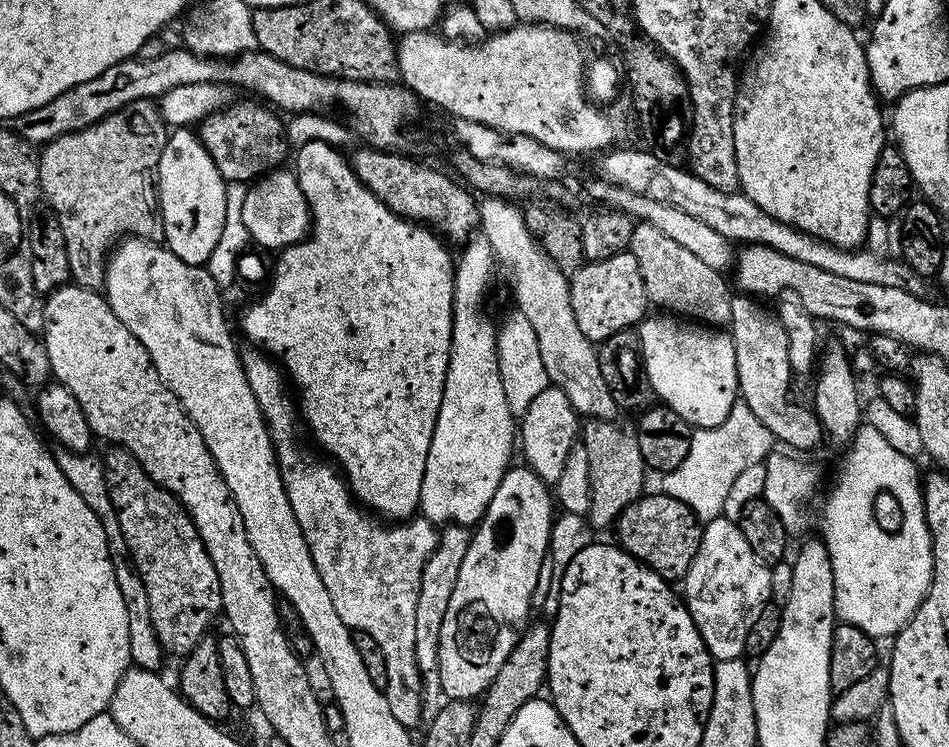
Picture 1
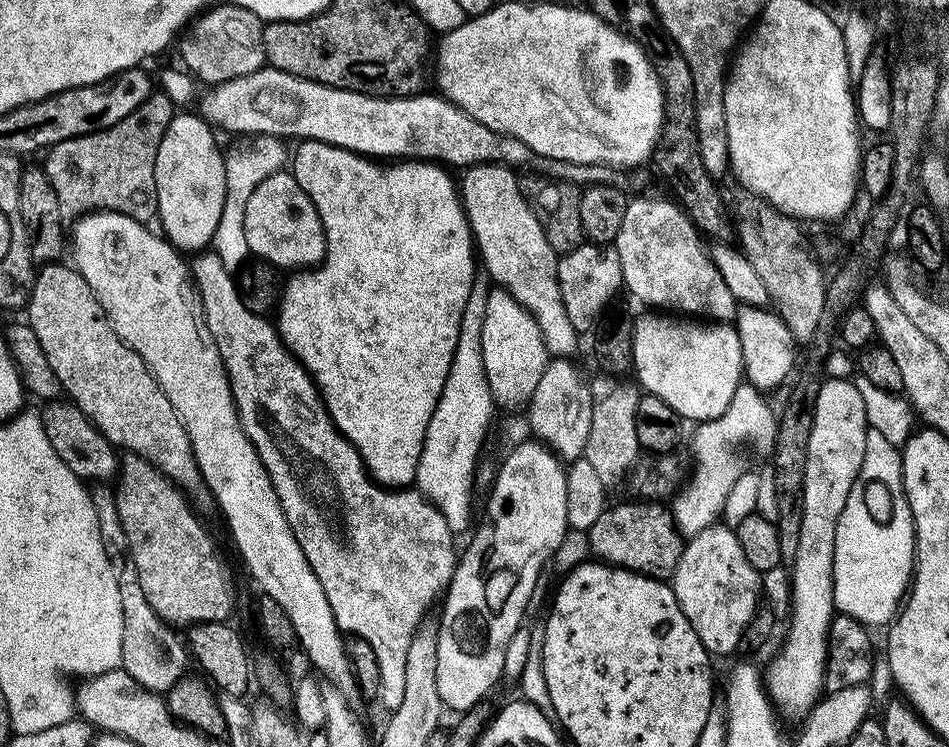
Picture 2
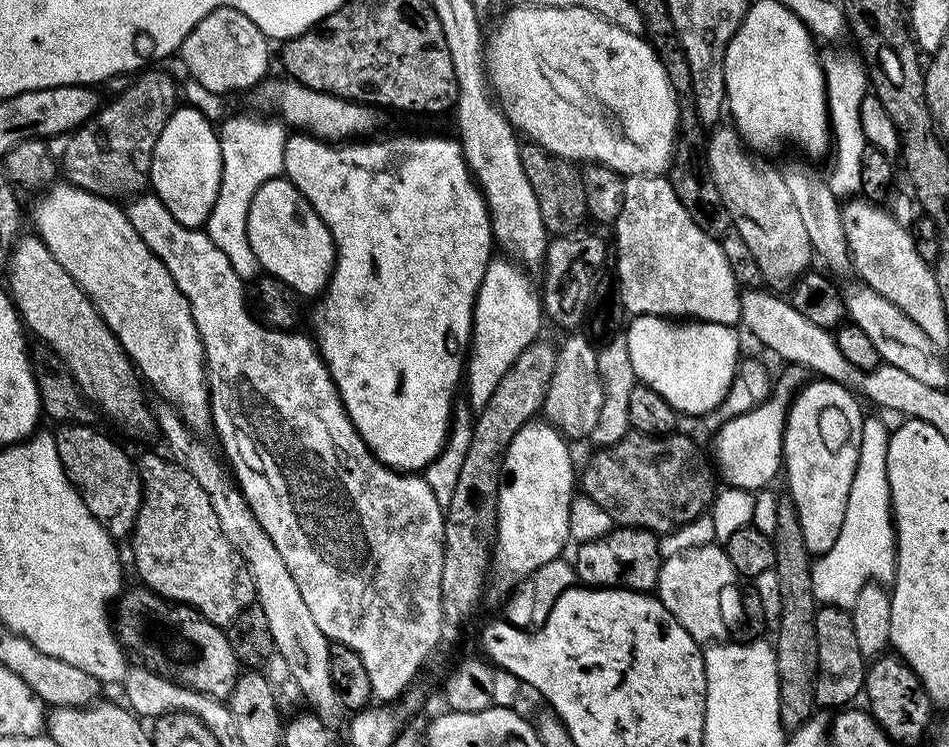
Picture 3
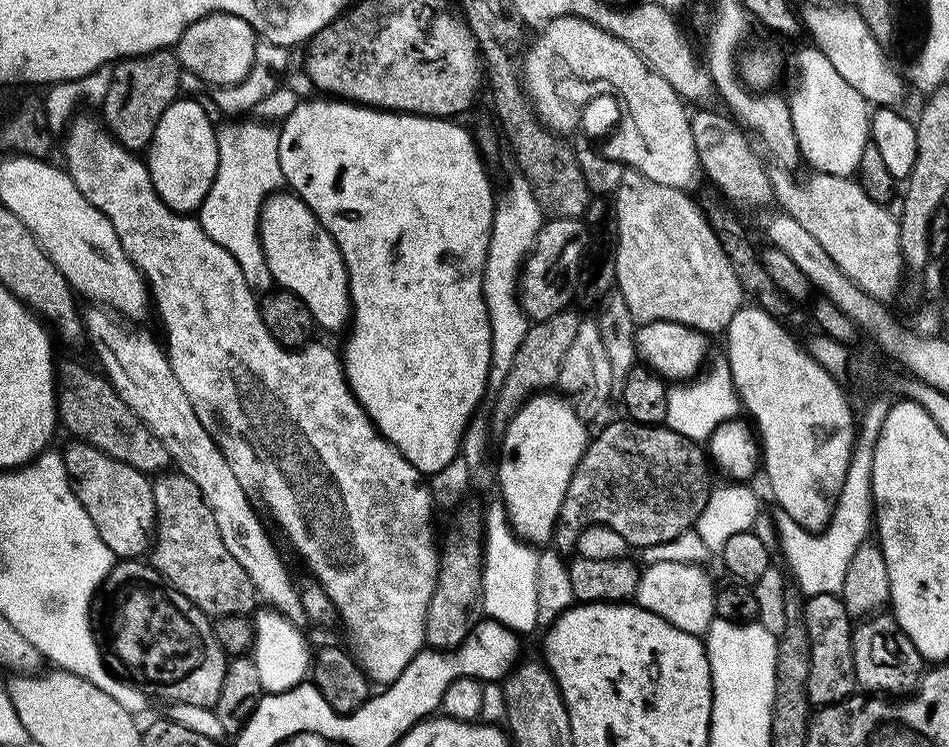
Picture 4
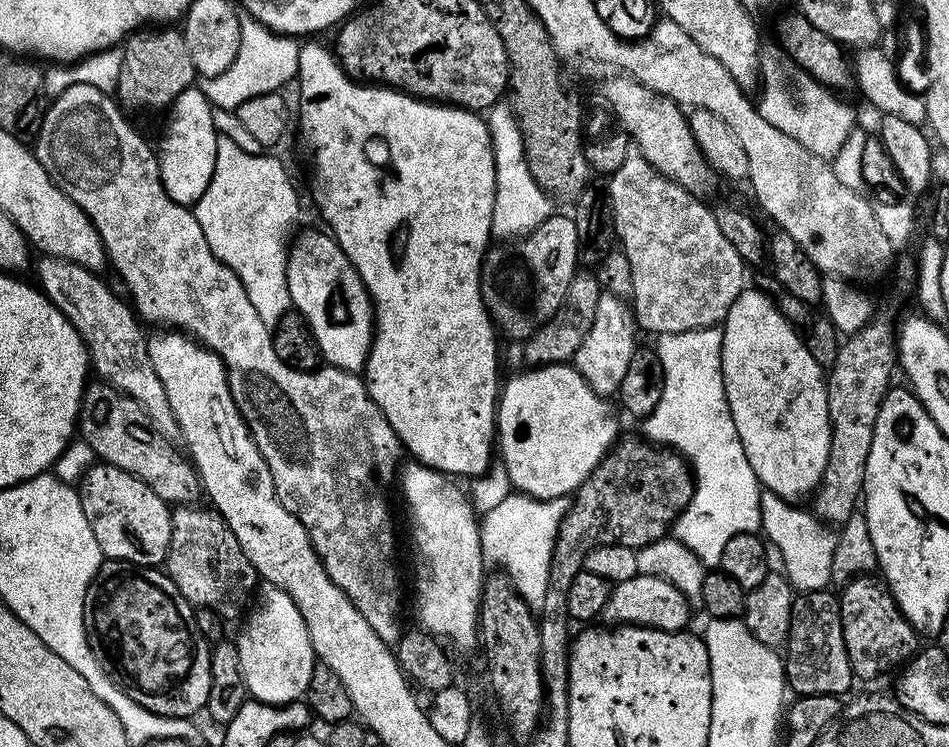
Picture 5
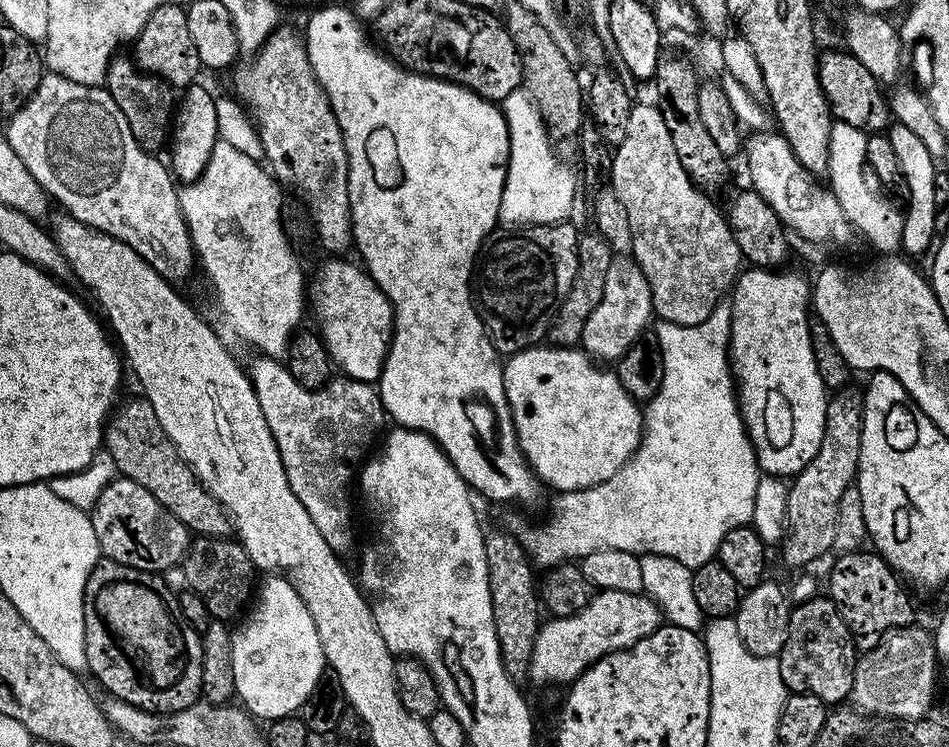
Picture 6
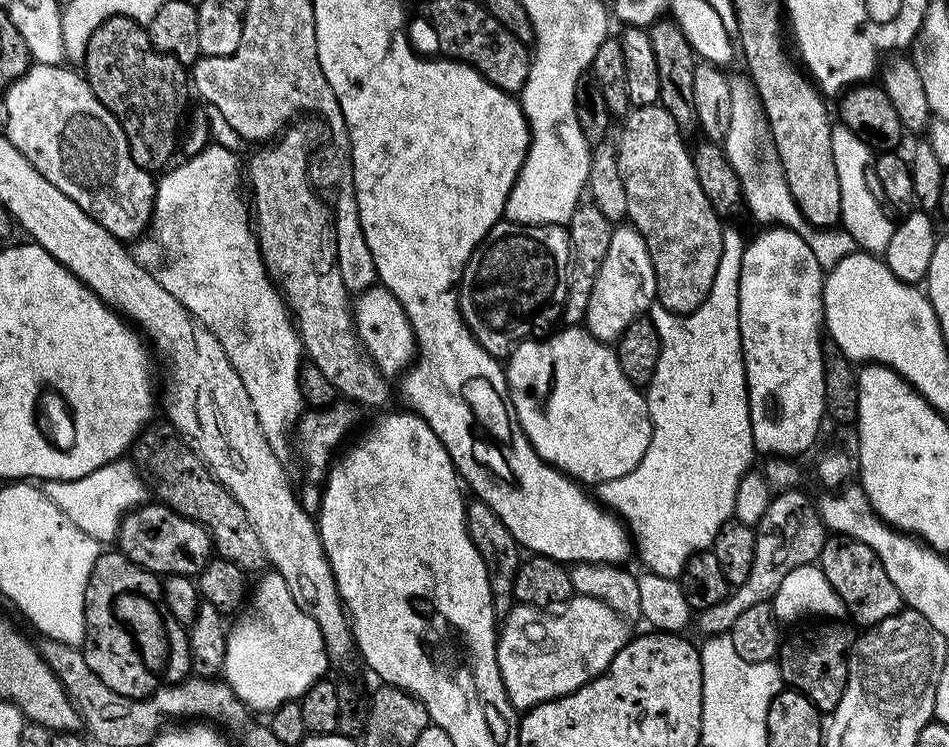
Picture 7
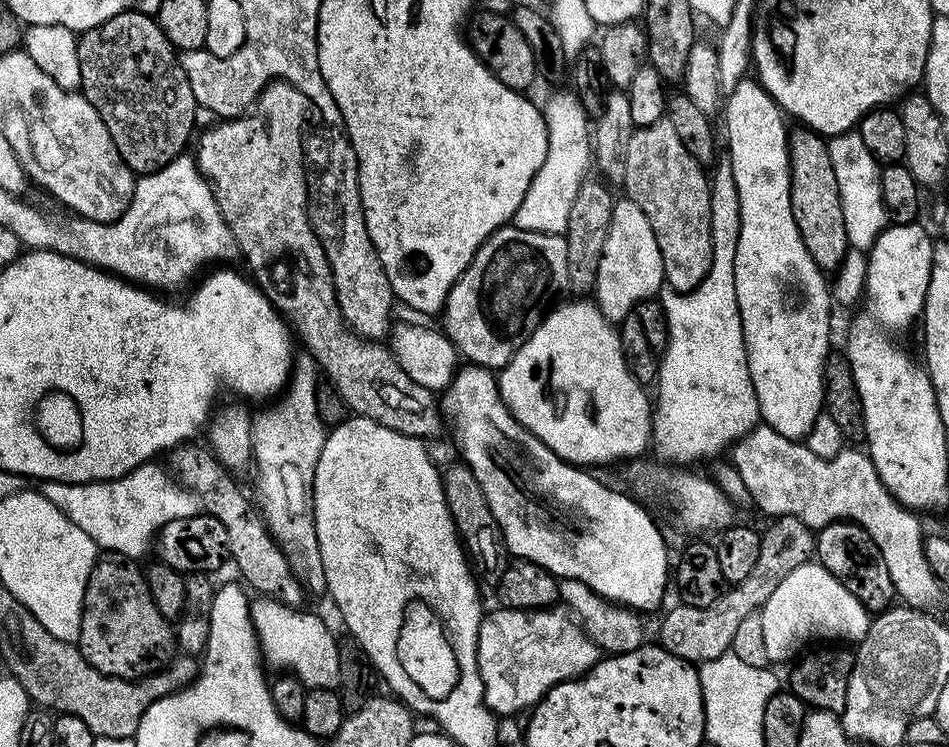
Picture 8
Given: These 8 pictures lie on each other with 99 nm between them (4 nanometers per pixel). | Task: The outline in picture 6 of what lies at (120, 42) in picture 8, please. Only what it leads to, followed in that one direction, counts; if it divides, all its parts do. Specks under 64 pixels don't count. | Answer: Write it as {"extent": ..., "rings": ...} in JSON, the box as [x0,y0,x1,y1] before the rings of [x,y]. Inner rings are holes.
{"extent":[106,54,174,153],"rings":[[[123,54],[117,55],[108,65],[106,77],[108,93],[118,102],[118,110],[126,114],[126,122],[130,122],[130,130],[134,138],[147,152],[159,153],[160,147],[165,147],[170,136],[170,129],[174,124],[174,89],[159,76],[152,76],[137,68],[135,59],[128,60]]]}

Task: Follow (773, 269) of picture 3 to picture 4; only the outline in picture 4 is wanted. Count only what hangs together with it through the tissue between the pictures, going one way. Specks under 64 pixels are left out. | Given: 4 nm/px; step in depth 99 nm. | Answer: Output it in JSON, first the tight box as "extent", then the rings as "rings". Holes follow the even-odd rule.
{"extent":[690,108,774,208],"rings":[[[704,108],[701,112],[693,111],[690,116],[690,134],[694,138],[694,150],[700,159],[703,175],[707,179],[709,176],[717,190],[727,197],[724,198],[733,200],[730,201],[733,205],[749,204],[752,208],[760,208],[768,203],[771,205],[774,200],[772,178],[769,169],[764,169],[760,161],[761,153],[752,149],[753,141],[732,116],[720,112]]]}

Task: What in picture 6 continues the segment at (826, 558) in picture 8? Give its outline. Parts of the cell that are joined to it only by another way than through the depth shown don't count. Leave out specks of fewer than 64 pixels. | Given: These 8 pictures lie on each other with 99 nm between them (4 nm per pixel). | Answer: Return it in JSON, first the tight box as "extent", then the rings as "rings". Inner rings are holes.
{"extent":[826,550,916,653],"rings":[[[859,550],[841,552],[835,558],[837,560],[832,564],[826,592],[838,606],[838,614],[842,614],[842,622],[846,622],[852,640],[861,653],[878,646],[881,638],[892,629],[907,628],[915,621],[912,619],[916,612],[904,593],[905,585],[901,577],[879,554],[872,550]]]}

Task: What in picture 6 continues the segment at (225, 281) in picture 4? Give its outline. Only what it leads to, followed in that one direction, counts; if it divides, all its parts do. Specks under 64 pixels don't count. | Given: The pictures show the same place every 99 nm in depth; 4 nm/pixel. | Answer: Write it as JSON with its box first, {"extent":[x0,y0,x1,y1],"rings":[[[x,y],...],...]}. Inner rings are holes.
{"extent":[6,74,386,554],"rings":[[[45,74],[40,79],[38,90],[30,97],[17,112],[11,113],[6,129],[6,135],[10,146],[14,150],[14,154],[18,154],[18,158],[22,158],[22,162],[26,166],[26,170],[30,170],[30,174],[34,174],[34,178],[40,185],[46,189],[49,197],[53,201],[56,200],[65,208],[67,215],[71,219],[82,222],[86,226],[90,226],[96,232],[105,232],[108,236],[114,237],[116,240],[126,242],[126,246],[134,249],[141,258],[150,266],[154,266],[154,270],[158,270],[158,274],[169,282],[177,282],[176,280],[184,280],[192,272],[192,267],[197,267],[196,250],[192,247],[192,238],[188,233],[188,224],[184,220],[185,209],[182,207],[182,196],[176,193],[178,187],[177,181],[174,179],[169,165],[164,164],[159,159],[159,155],[147,152],[141,144],[136,141],[134,134],[130,130],[130,122],[126,122],[126,114],[122,114],[122,110],[118,110],[118,102],[114,102],[114,98],[108,93],[107,87],[97,86],[91,88],[85,84],[78,82],[70,82],[64,80],[60,76]],[[263,354],[255,358],[257,360],[250,367],[252,389],[258,398],[258,406],[262,406],[262,418],[266,418],[270,434],[274,434],[274,442],[278,446],[278,454],[290,482],[290,490],[294,490],[298,502],[306,506],[306,514],[310,514],[314,526],[318,526],[318,534],[326,538],[328,545],[337,554],[345,554],[352,548],[352,504],[348,501],[348,487],[351,484],[353,487],[358,469],[373,451],[371,448],[376,435],[378,440],[385,431],[386,413],[379,391],[371,384],[347,378],[333,378],[322,388],[304,388],[294,382],[287,367],[279,359]]]}

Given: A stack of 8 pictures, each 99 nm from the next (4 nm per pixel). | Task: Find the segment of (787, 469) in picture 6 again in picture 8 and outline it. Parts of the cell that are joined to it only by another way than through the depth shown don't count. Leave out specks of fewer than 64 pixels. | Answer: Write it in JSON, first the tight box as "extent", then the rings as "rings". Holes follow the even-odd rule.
{"extent":[722,78,834,441],"rings":[[[752,78],[740,80],[734,90],[727,93],[722,104],[723,112],[728,119],[726,161],[732,168],[734,182],[738,186],[740,233],[738,250],[734,254],[734,290],[742,322],[750,382],[754,382],[761,421],[786,438],[803,441],[825,407],[824,363],[830,353],[828,335],[832,332],[832,316],[828,311],[834,308],[830,284],[814,258],[810,258],[810,250],[806,250],[802,243],[798,222],[794,222],[794,214],[790,210],[790,130],[784,126],[785,113],[772,95]]]}

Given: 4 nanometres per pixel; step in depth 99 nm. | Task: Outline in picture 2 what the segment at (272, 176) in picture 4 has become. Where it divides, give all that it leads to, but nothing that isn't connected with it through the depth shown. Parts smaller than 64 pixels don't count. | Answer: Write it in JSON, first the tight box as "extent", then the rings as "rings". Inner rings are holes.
{"extent":[210,135,290,270],"rings":[[[249,135],[236,142],[232,149],[224,152],[226,202],[222,206],[222,218],[218,218],[218,230],[214,230],[210,243],[211,251],[222,258],[222,266],[229,270],[237,270],[250,260],[246,242],[246,202],[250,202],[250,194],[254,194],[261,182],[270,178],[270,174],[281,171],[290,160],[289,149],[284,149],[285,141],[281,137]]]}

